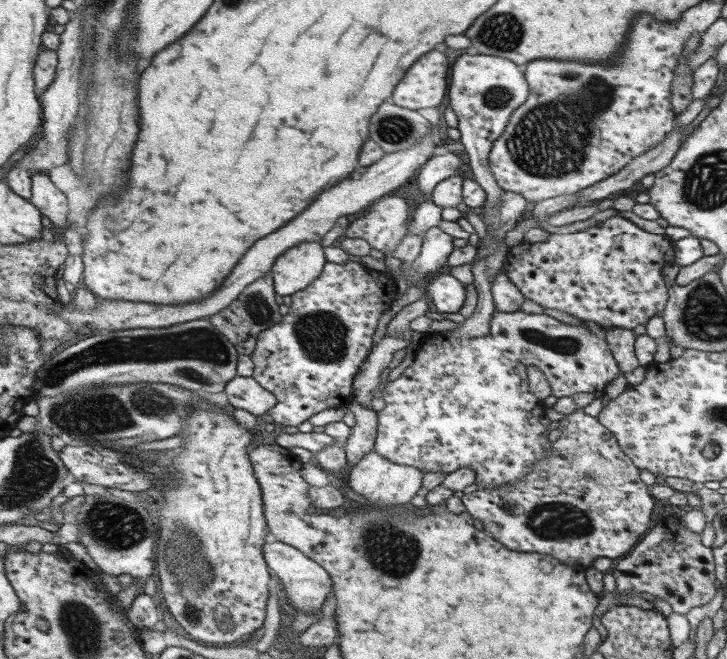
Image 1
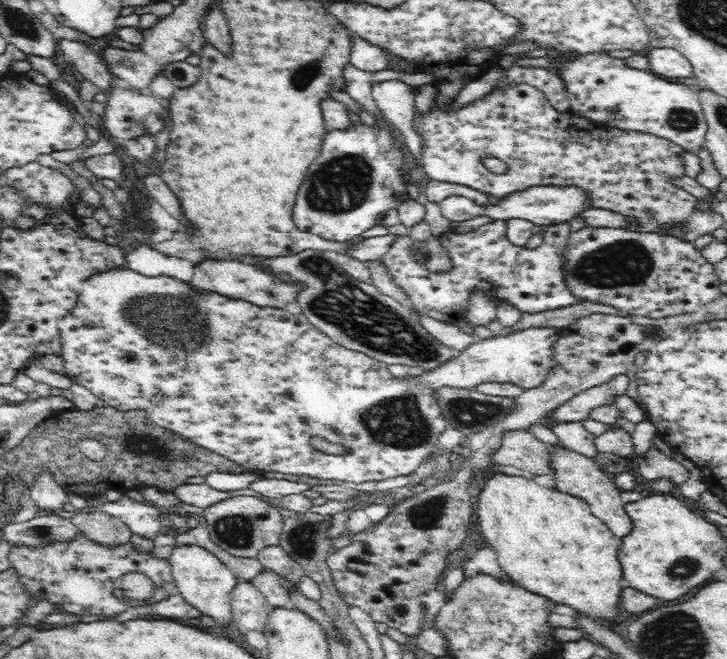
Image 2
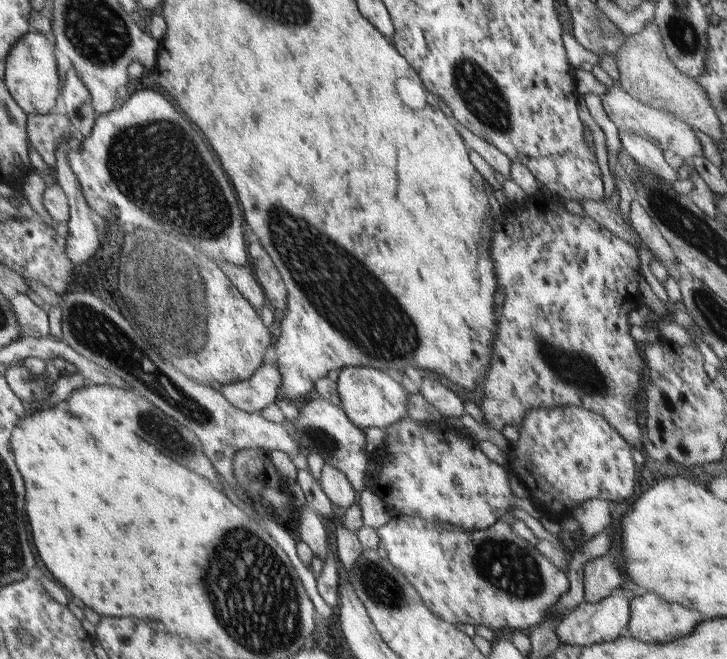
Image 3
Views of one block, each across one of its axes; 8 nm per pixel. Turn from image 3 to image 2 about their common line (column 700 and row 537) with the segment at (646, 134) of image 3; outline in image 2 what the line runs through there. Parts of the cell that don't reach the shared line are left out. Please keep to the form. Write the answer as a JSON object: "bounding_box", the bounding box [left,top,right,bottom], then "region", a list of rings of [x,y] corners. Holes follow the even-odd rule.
{"bounding_box":[102,494,160,538],"region":[[[124,494],[118,502],[103,504],[102,510],[130,527],[134,535],[155,538],[160,528],[160,512],[150,504],[138,502]]]}

